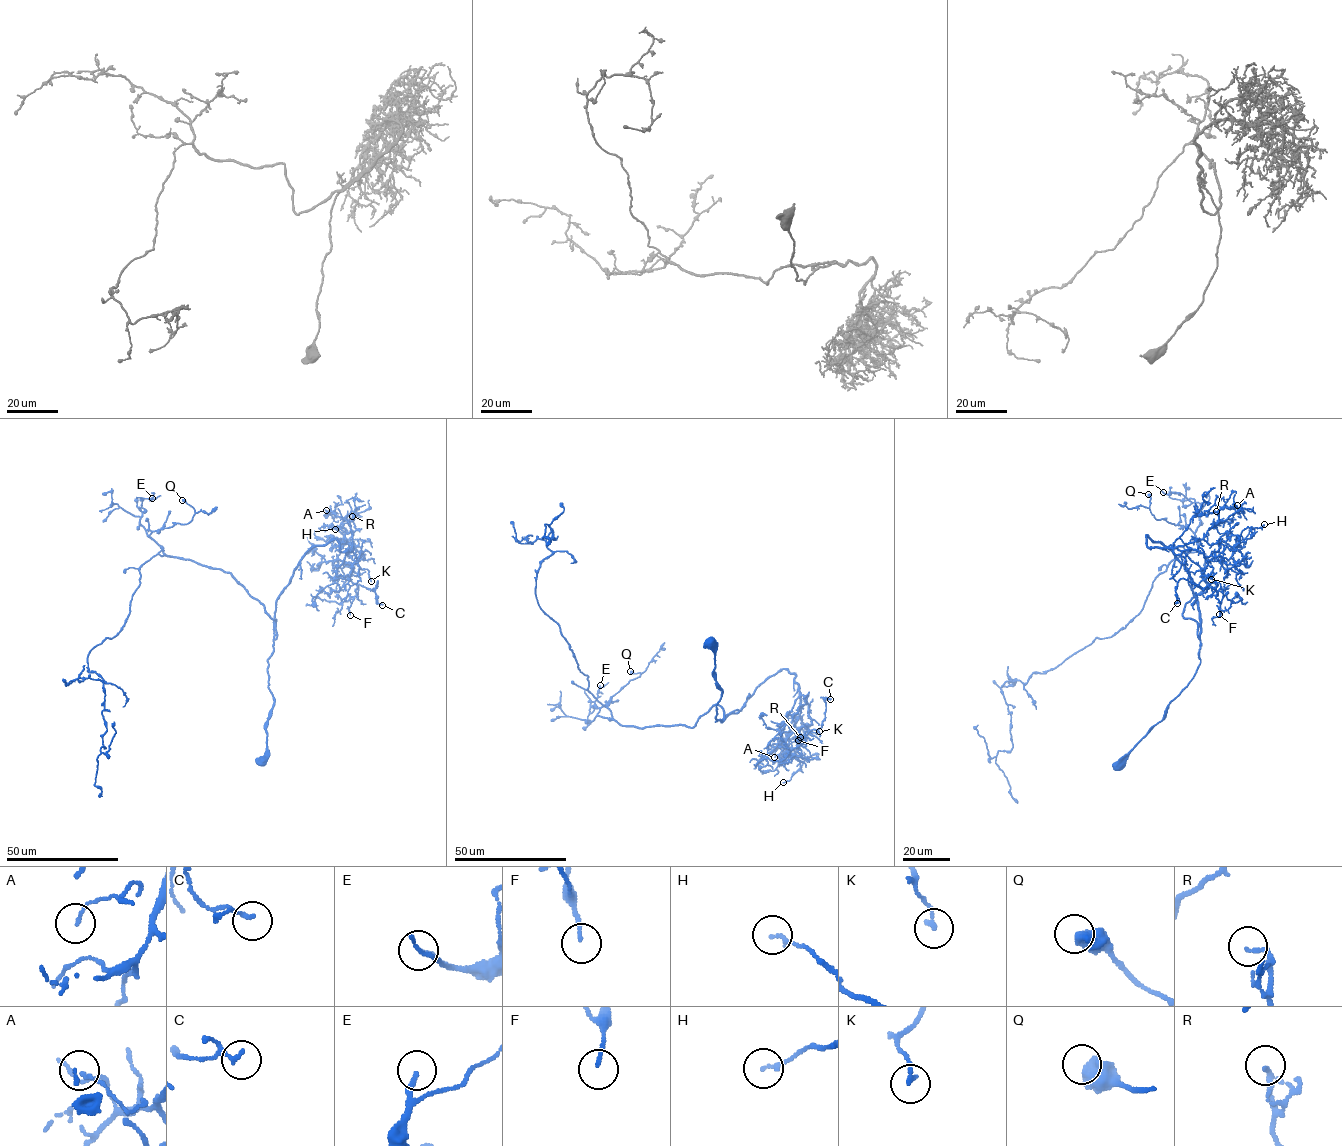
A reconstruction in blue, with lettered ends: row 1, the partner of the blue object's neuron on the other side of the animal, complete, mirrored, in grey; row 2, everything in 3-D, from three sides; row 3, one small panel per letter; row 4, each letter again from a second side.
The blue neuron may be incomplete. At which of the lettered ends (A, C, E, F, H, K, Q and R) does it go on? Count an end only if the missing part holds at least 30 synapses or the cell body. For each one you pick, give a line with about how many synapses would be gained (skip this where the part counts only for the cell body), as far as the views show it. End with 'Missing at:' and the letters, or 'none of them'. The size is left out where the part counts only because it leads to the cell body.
Missing at: none of them

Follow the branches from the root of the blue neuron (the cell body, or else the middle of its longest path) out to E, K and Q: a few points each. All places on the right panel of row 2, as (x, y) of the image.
E: (1119, 765), (1200, 662), (1200, 626), (1182, 612), (1207, 585), (1207, 557), (1194, 535), (1203, 505), (1163, 492)
K: (1119, 765), (1200, 662), (1200, 613), (1188, 571), (1146, 536), (1149, 548), (1201, 552), (1213, 568), (1211, 579)
Q: (1119, 765), (1200, 662), (1200, 626), (1182, 612), (1207, 585), (1207, 557), (1190, 529), (1154, 517), (1148, 494)

